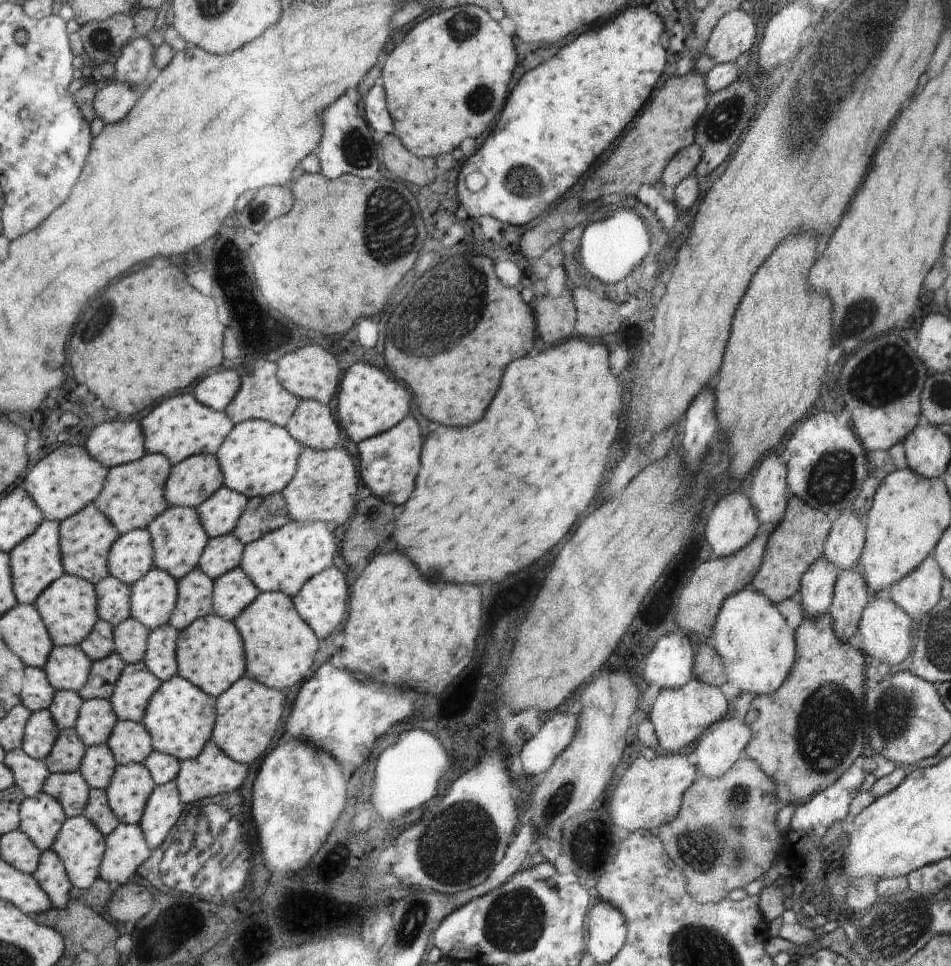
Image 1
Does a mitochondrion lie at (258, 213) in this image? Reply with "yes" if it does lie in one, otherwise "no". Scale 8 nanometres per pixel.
yes

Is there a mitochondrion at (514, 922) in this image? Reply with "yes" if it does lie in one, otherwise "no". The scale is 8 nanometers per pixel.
yes

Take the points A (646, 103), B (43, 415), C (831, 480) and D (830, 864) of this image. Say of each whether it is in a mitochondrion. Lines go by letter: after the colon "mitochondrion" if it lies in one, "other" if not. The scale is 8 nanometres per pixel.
A: other
B: other
C: mitochondrion
D: other

